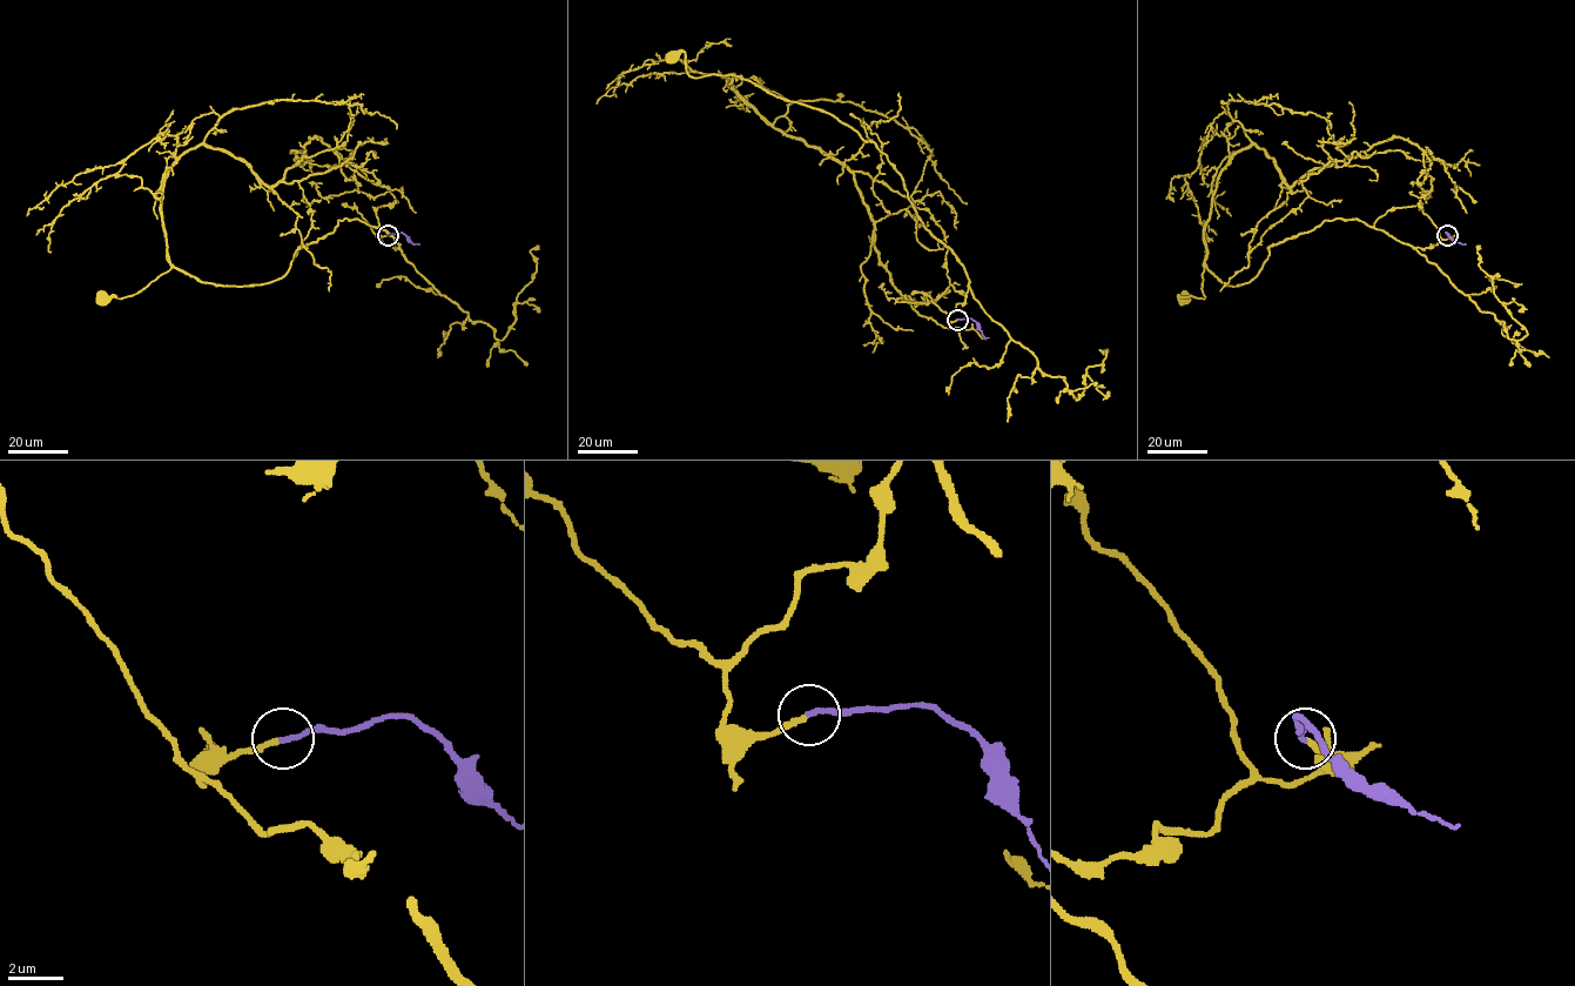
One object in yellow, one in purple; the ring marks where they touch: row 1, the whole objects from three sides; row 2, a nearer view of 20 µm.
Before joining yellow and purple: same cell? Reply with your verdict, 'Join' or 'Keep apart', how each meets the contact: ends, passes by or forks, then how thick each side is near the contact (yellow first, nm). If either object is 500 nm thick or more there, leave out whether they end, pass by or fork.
Join. At the ring yellow ends. At the ring purple ends. Thickness 180 nm (yellow) against 170 nm

